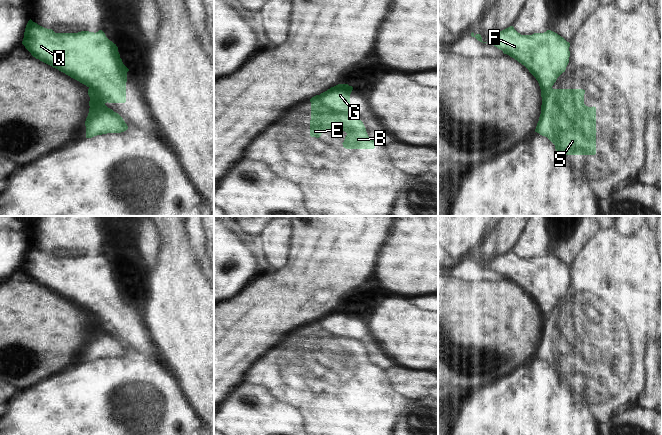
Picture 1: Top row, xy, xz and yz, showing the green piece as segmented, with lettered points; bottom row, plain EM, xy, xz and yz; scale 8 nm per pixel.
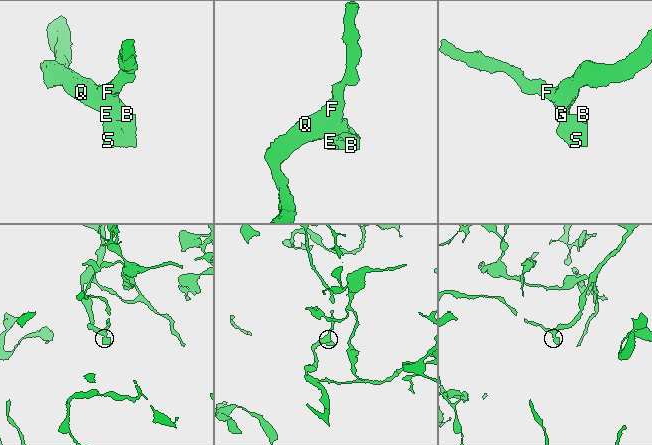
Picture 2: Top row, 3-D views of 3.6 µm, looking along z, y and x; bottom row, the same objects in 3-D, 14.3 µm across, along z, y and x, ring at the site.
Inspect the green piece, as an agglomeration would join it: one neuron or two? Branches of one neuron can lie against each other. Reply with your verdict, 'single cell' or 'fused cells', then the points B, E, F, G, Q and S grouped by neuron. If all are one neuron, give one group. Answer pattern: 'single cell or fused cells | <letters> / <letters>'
fused cells | B E S / F G Q

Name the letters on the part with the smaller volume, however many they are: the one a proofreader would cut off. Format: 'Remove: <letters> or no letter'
Remove: B, E, S

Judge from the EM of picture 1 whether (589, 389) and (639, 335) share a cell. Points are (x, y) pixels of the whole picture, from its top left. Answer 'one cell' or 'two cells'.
one cell

